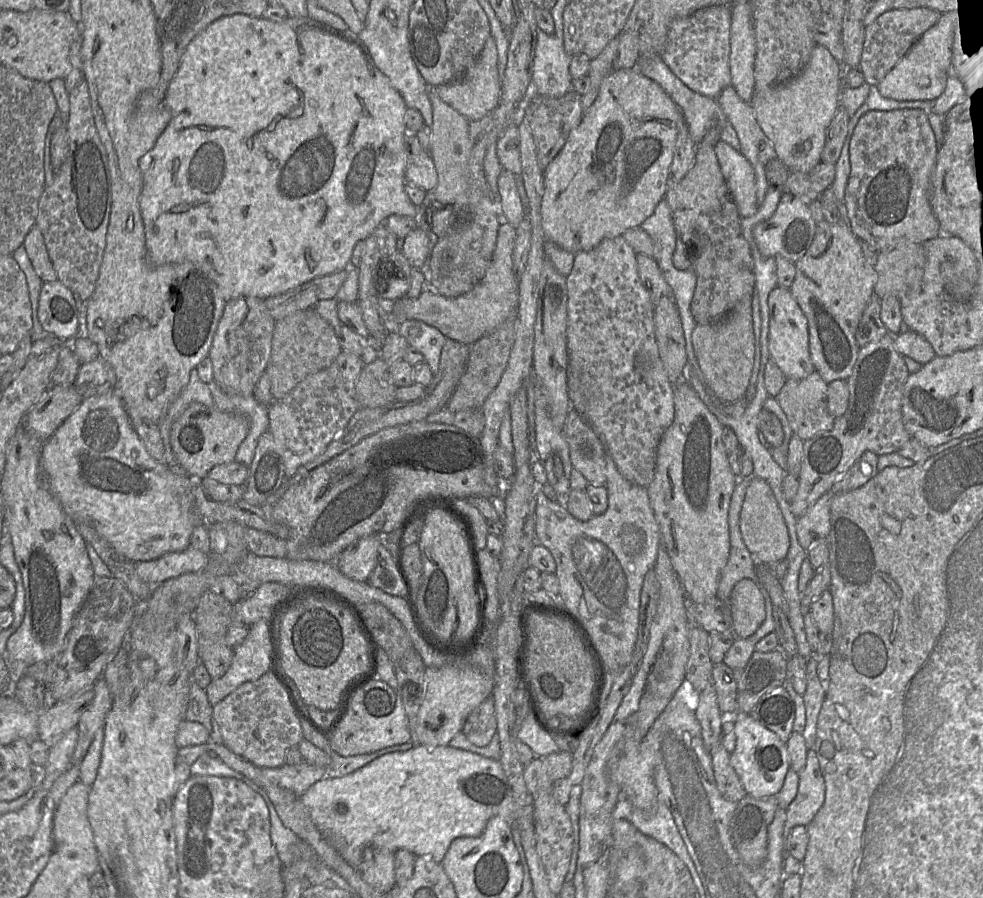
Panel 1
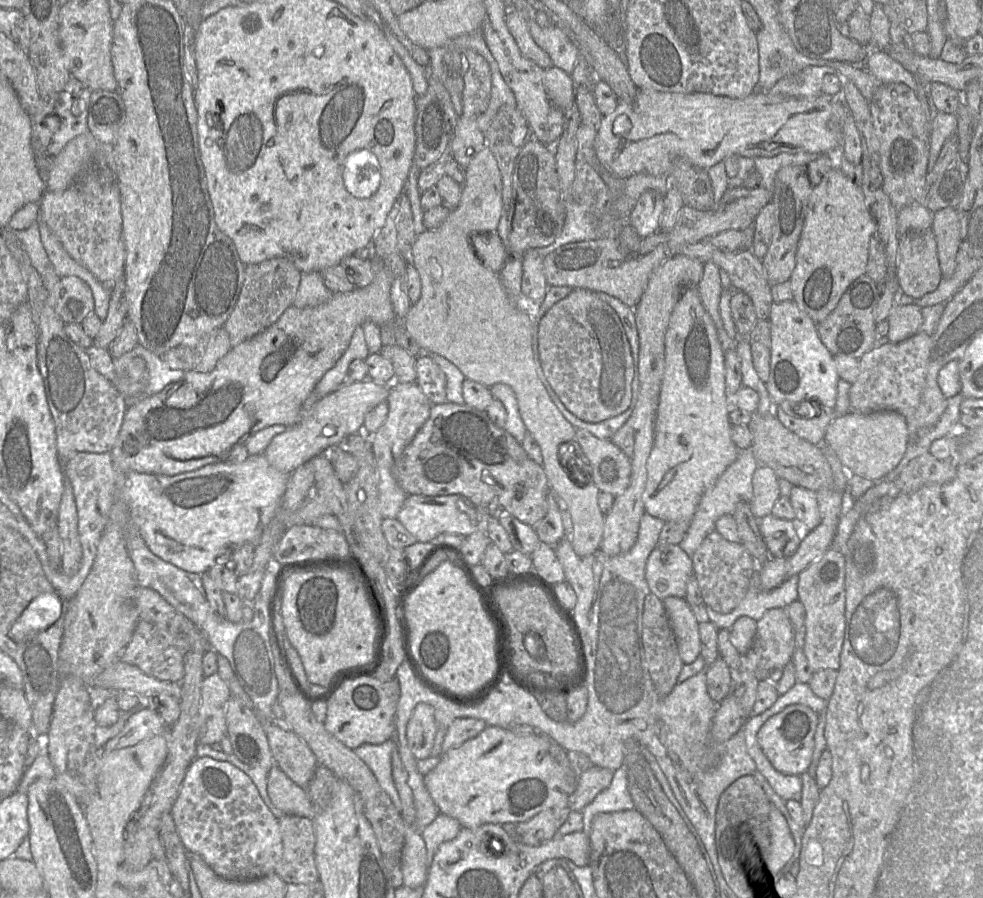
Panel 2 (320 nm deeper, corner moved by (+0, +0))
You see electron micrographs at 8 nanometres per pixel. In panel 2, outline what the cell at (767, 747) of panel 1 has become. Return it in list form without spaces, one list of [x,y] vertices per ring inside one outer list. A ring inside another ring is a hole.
[[[790,705],[771,717],[759,730],[758,743],[771,765],[785,775],[801,776],[808,772],[814,750],[818,714],[804,705]]]

